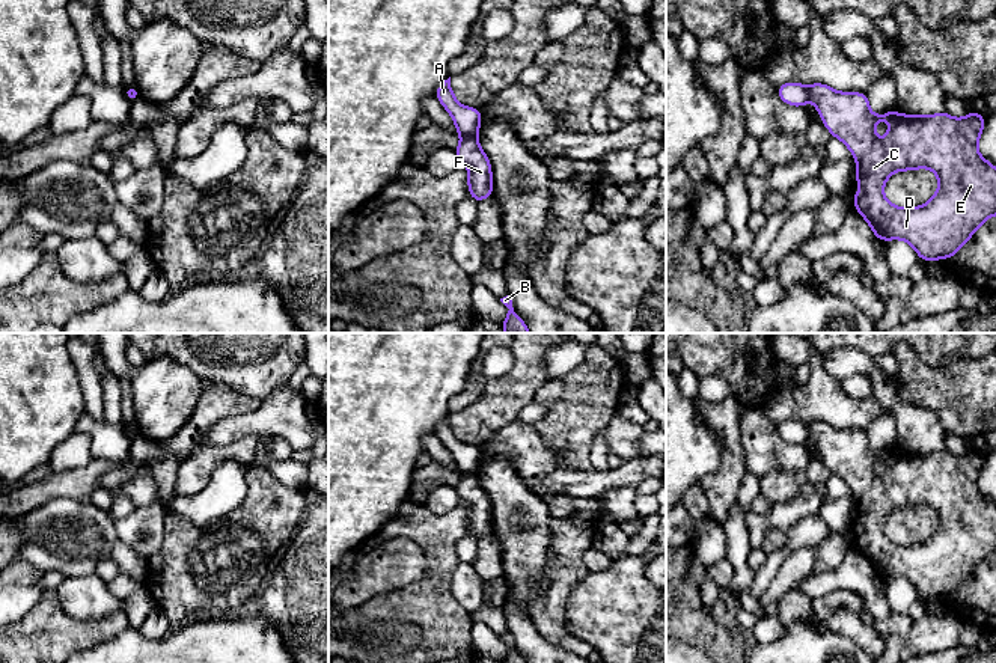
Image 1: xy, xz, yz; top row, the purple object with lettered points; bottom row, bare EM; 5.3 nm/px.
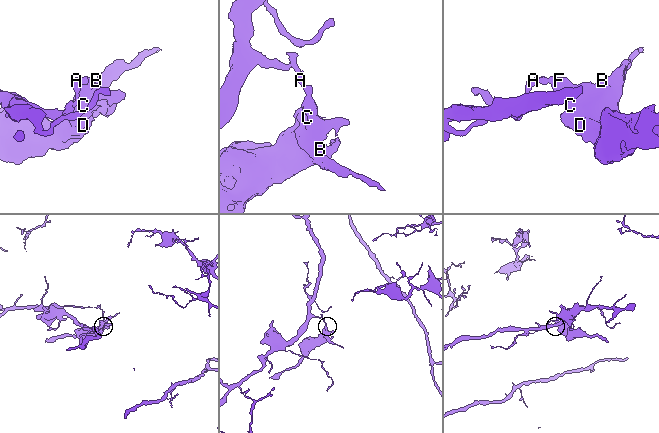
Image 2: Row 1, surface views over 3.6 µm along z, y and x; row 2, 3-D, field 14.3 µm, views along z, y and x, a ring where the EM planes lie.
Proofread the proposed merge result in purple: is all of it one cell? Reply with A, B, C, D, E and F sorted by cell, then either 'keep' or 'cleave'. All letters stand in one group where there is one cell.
A / B C D E F; cleave

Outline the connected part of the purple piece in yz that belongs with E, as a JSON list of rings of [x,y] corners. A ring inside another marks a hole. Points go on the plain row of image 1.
[[[823,420],[811,422],[808,431],[824,464],[844,479],[857,497],[854,517],[862,527],[853,530],[853,538],[856,548],[868,559],[877,577],[906,577],[922,598],[939,598],[955,594],[976,567],[996,553],[996,505],[978,488],[978,476],[987,454],[970,449],[955,457],[946,449],[919,454],[901,452],[895,448],[874,452],[869,449],[866,431],[836,429]],[[881,457],[889,458],[884,478],[874,470],[875,461]],[[921,505],[937,512],[936,532],[921,544],[892,542],[883,532],[888,515],[894,509]]]

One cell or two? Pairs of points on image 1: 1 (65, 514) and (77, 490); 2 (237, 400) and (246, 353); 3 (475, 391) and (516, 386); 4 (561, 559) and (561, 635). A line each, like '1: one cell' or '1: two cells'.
1: two cells
2: two cells
3: two cells
4: one cell

